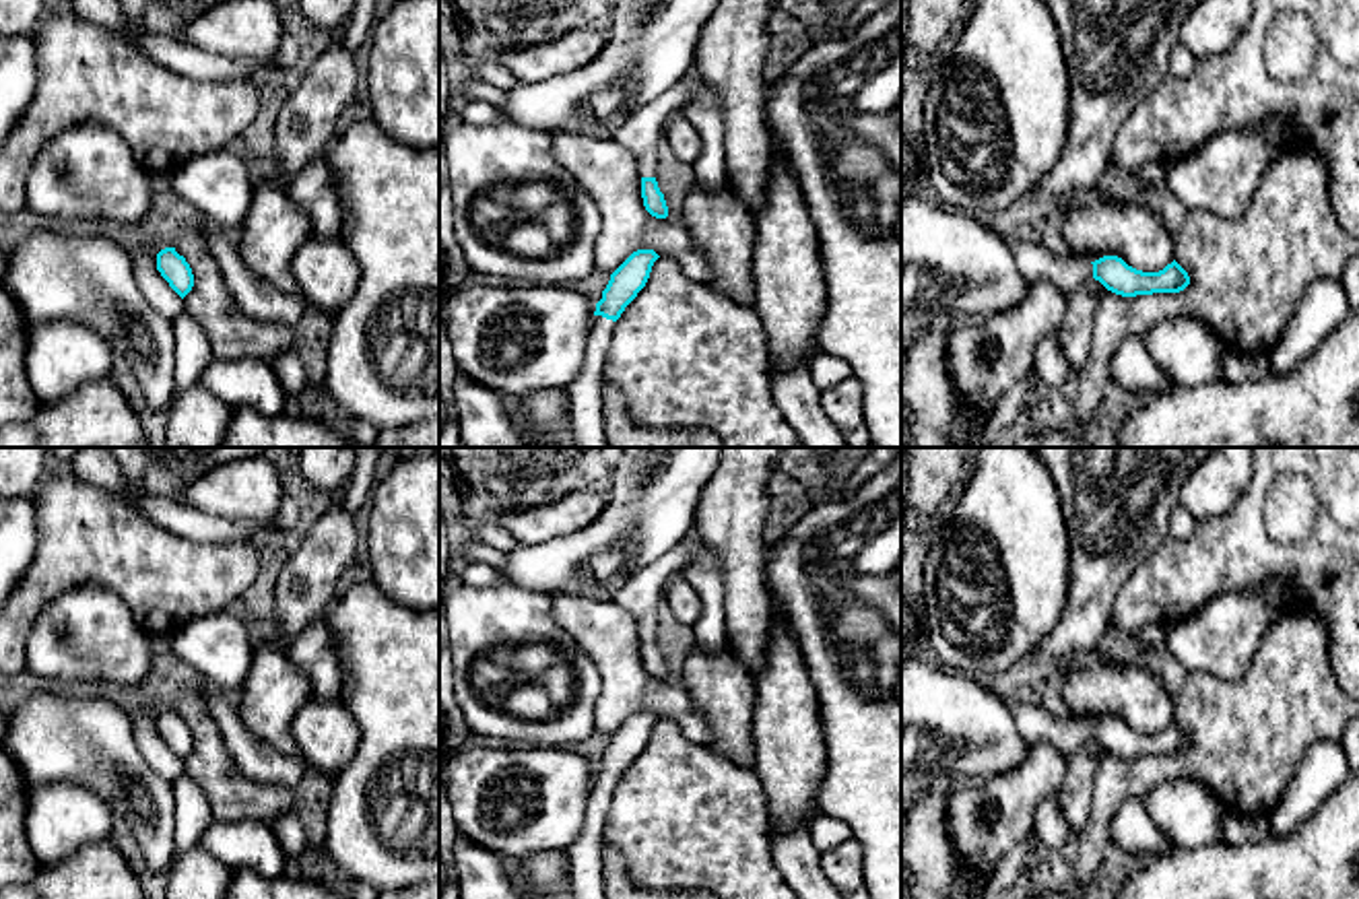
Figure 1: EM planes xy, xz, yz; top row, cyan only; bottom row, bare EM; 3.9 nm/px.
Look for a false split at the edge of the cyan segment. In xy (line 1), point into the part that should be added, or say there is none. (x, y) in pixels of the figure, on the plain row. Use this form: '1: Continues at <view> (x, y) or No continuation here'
1: No continuation here

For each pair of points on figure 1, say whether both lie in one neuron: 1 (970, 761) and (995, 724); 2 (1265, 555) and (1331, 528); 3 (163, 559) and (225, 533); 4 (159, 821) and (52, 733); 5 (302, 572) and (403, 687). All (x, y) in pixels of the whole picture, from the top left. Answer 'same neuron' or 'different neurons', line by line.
1: same neuron
2: same neuron
3: different neurons
4: same neuron
5: different neurons

